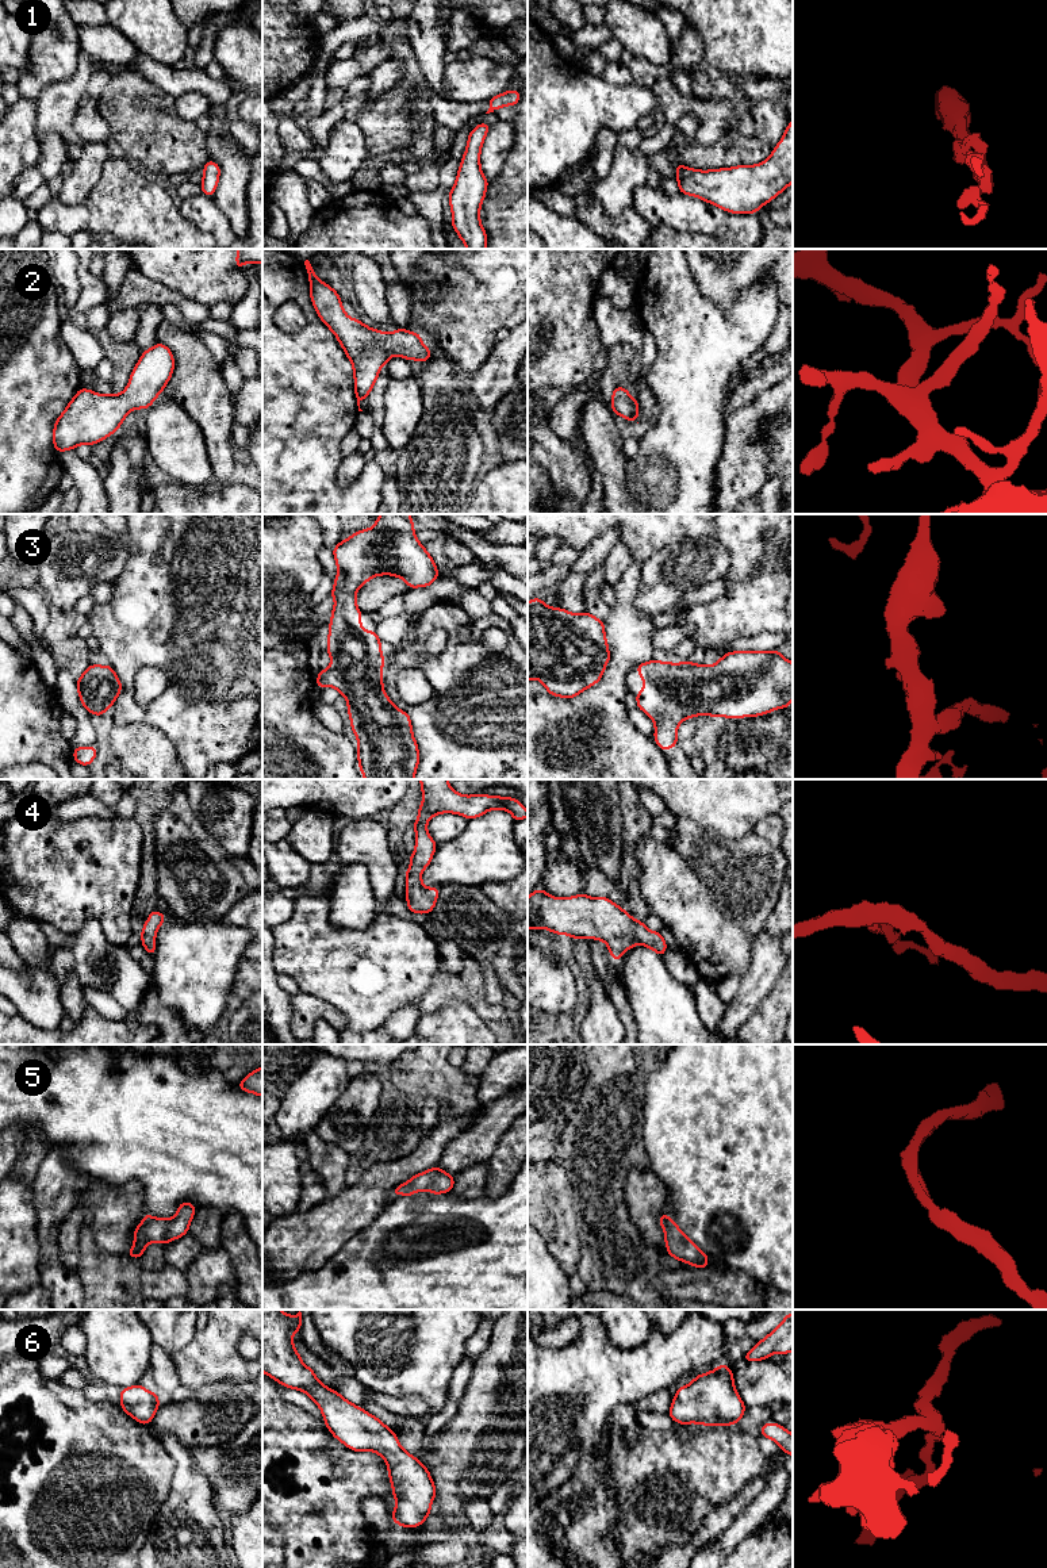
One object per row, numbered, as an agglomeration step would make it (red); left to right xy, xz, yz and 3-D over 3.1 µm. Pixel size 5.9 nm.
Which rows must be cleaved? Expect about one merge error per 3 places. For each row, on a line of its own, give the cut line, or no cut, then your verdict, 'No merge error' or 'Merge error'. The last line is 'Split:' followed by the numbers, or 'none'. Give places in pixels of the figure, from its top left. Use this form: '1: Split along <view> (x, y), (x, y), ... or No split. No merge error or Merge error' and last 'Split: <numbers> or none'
1: No split. No merge error
2: No split. No merge error
3: No split. No merge error
4: No split. No merge error
5: No split. No merge error
6: No split. No merge error
Split: none

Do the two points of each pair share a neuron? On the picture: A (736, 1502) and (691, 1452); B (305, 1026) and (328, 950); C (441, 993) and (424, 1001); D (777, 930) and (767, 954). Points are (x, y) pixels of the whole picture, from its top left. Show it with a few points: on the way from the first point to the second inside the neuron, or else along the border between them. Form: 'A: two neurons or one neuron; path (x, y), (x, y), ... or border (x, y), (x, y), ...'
A: two neurons; border (756, 1476), (706, 1515)
B: two neurons; border (299, 990), (329, 1003), (340, 1013)
C: one neuron; path (437, 996), (428, 1001)
D: two neurons; border (764, 928), (778, 939)

